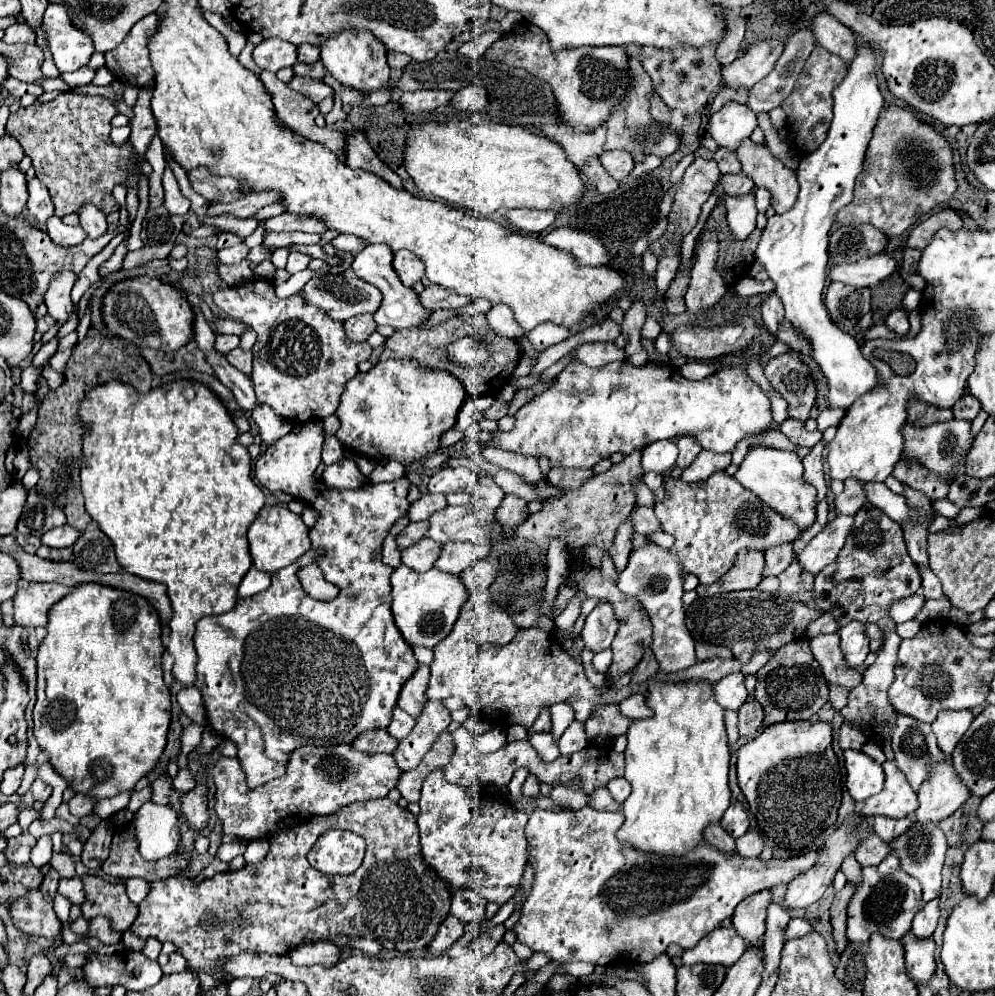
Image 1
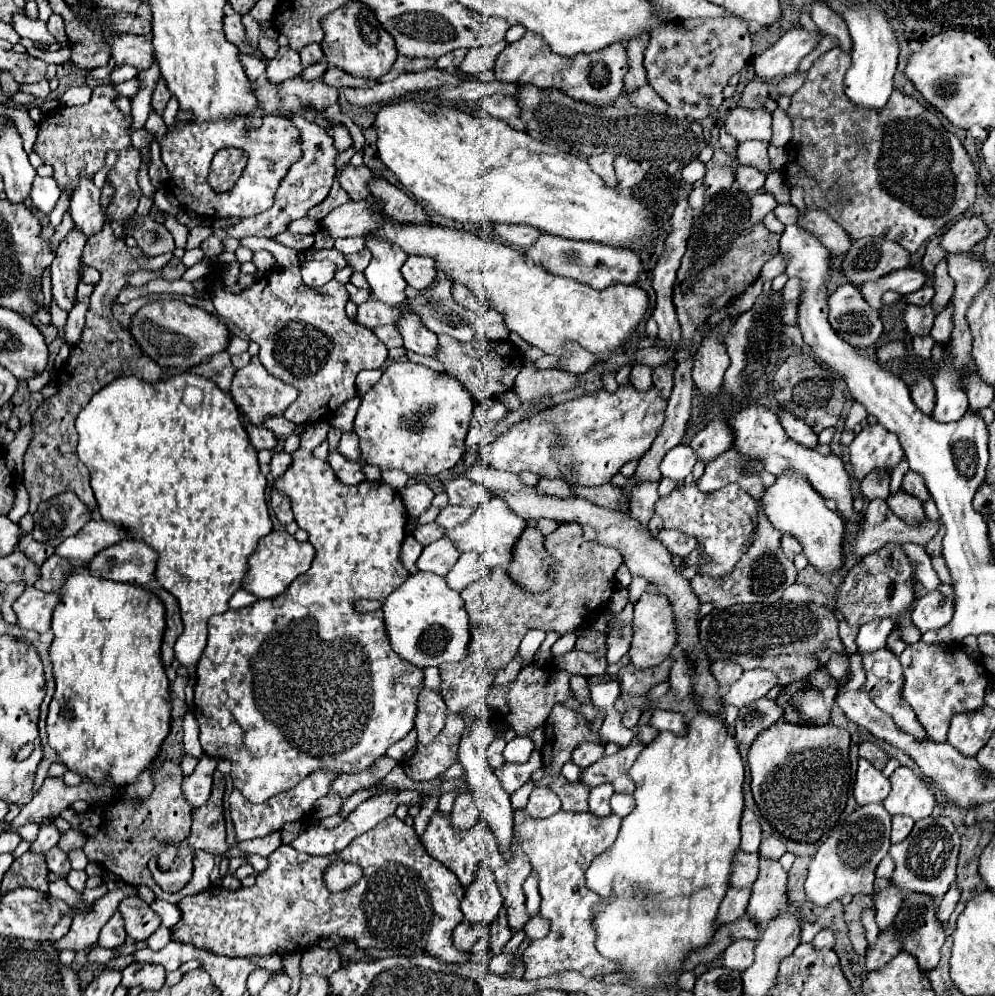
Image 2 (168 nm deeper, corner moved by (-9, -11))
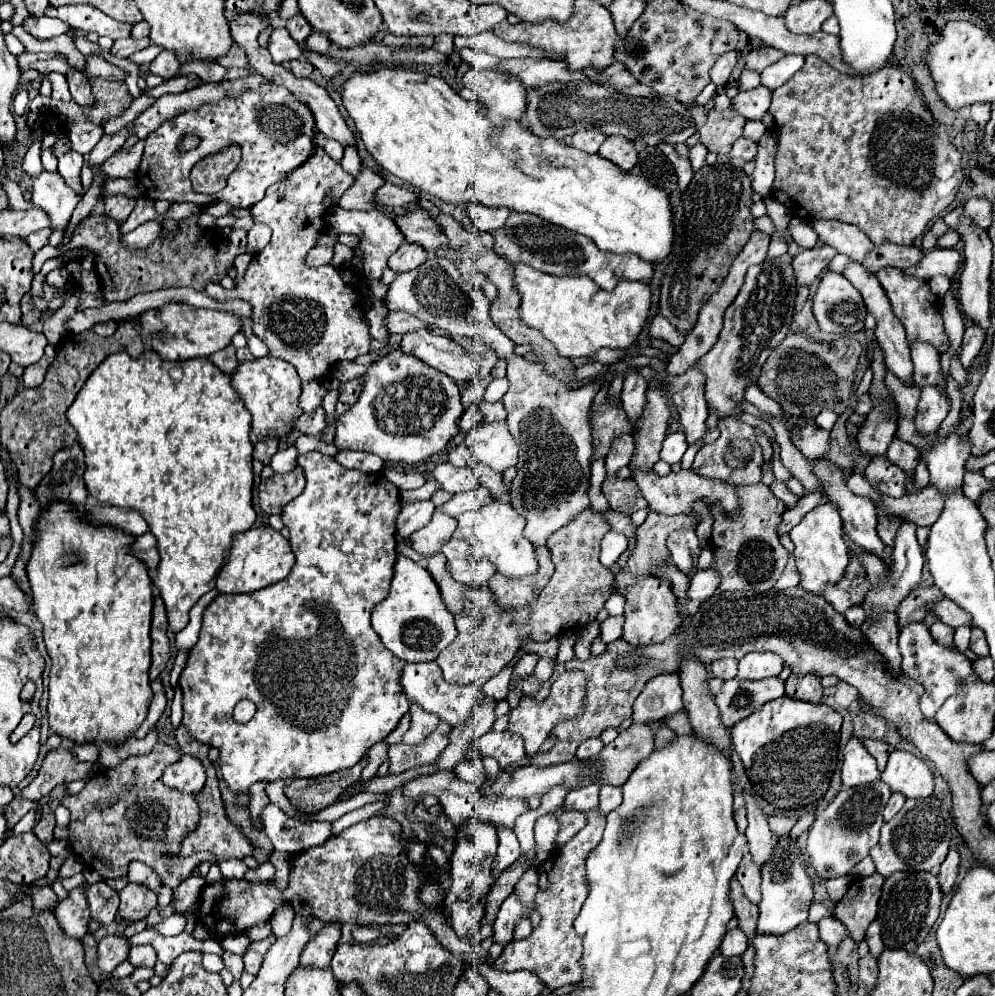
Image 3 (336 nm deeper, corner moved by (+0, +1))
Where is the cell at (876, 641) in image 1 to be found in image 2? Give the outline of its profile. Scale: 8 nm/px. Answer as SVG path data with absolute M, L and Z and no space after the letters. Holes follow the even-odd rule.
M894 629L894 633L890 633L890 637L888 637L888 647L890 647L890 651L894 651L896 655L900 655L900 653L906 649L906 643L904 643L902 637L900 637L900 629Z

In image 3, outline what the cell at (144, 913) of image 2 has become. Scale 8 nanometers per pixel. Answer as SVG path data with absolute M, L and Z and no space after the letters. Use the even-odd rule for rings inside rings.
M129 883L125 889L121 889L119 895L119 915L125 921L143 921L149 915L149 911L157 907L157 895L143 885Z

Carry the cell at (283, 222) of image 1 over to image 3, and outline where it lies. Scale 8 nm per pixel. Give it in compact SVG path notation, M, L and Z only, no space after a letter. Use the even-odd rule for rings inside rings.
M385 183L383 189L377 189L375 201L385 207L405 207L409 201L417 201L417 195L405 187L397 187L395 183Z

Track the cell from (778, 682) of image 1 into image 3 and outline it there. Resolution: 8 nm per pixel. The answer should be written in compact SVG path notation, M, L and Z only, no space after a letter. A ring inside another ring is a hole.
M805 675L805 677L793 677L785 681L785 695L799 699L799 701L809 701L809 703L819 703L821 701L821 677L819 675Z

